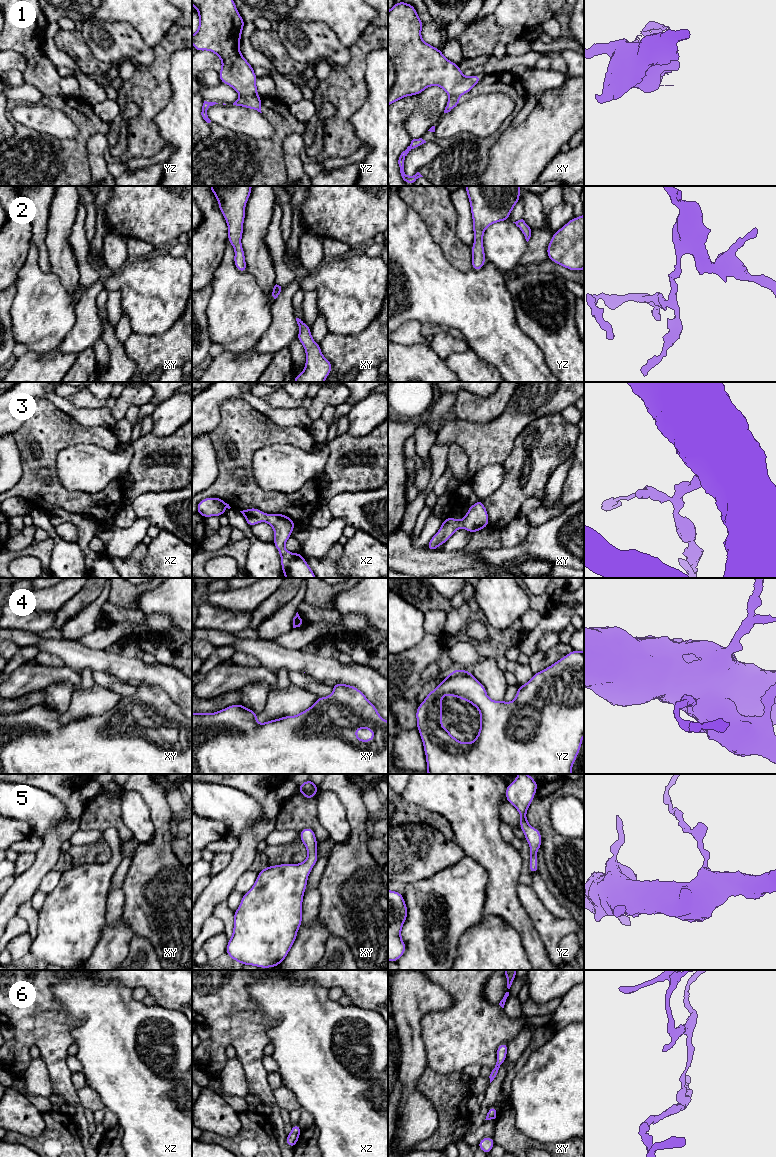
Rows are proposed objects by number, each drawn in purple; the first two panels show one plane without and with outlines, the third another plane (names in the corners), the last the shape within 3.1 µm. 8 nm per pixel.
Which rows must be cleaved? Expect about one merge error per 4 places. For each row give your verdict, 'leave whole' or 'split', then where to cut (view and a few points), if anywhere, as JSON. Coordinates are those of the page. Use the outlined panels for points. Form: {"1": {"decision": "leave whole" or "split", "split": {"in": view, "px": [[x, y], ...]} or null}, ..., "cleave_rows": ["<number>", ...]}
{"1": {"decision": "split", "split": {"in": "yz", "px": [[256, 94], [240, 96]]}}, "2": {"decision": "leave whole", "split": null}, "3": {"decision": "leave whole", "split": null}, "4": {"decision": "leave whole", "split": null}, "5": {"decision": "leave whole", "split": null}, "6": {"decision": "leave whole", "split": null}, "cleave_rows": ["1"]}

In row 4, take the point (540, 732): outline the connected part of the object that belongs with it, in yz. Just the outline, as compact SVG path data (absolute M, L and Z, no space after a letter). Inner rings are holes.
M572 650L551 666L533 674L527 683L518 687L512 702L491 700L485 687L468 670L453 670L418 706L416 719L428 774L572 774L584 736L584 651ZM444 695L468 701L479 710L481 726L473 742L458 741L442 726Z

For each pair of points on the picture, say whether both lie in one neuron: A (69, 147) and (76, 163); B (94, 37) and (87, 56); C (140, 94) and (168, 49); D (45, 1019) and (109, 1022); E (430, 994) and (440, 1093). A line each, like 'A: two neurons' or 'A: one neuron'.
A: one neuron
B: two neurons
C: one neuron
D: two neurons
E: two neurons

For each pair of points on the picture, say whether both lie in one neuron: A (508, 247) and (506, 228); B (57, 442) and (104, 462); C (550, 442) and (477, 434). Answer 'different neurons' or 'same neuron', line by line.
A: same neuron
B: different neurons
C: different neurons

